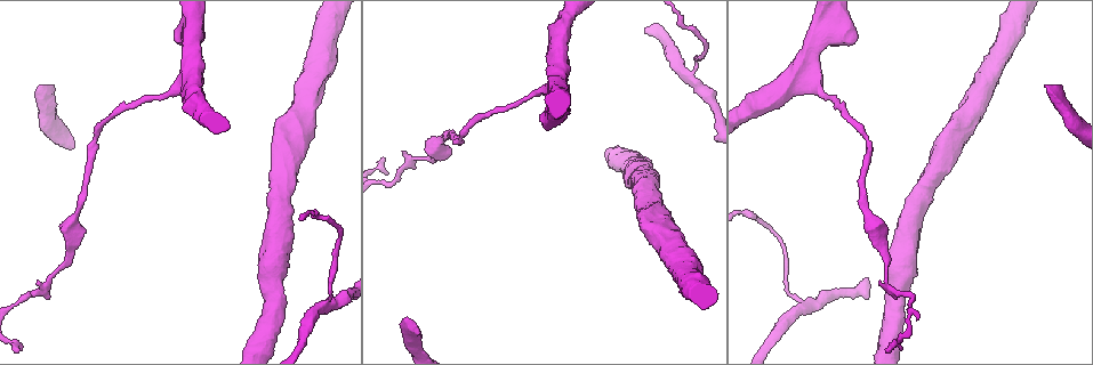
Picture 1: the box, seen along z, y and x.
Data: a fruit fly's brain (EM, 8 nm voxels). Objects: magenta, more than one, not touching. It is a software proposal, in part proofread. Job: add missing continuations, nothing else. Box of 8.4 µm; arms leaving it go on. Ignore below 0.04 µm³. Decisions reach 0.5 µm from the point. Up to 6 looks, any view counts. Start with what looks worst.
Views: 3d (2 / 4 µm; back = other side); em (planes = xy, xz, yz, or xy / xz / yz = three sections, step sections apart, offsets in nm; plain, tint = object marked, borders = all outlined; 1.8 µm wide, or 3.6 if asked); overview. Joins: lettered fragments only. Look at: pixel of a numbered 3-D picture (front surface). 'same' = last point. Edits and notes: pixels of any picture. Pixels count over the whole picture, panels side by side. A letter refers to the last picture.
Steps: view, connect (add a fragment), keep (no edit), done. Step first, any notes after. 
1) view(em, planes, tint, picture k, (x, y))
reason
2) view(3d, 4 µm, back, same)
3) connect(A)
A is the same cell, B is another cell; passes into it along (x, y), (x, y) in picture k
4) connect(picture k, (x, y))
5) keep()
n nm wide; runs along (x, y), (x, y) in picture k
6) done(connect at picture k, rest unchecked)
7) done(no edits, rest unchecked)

view(3d, 4 µm, picture 1, (404, 319))
free end

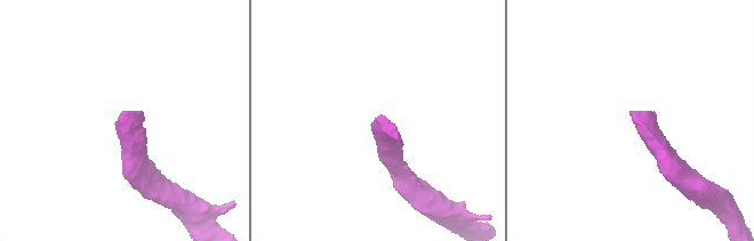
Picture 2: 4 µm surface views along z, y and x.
view(em, planes, borders, picture 2, (378, 117))
shape alone is not enough

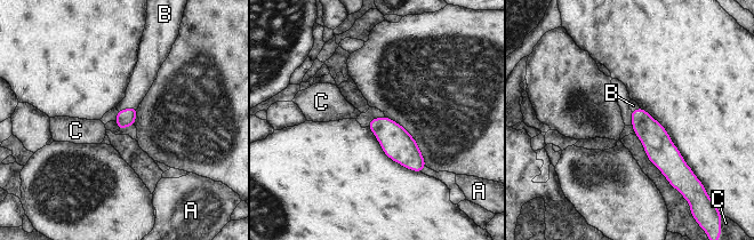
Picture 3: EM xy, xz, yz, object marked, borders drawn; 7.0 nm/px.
connect(B)
B touches over 150 nm; B is the same cell, A and C are other cells; passes into it along (125, 118), (127, 109), (141, 81) in picture 3; the neuron continues

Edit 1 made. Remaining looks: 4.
view(3d, 4 µm, picture 1, (698, 83))
a fork

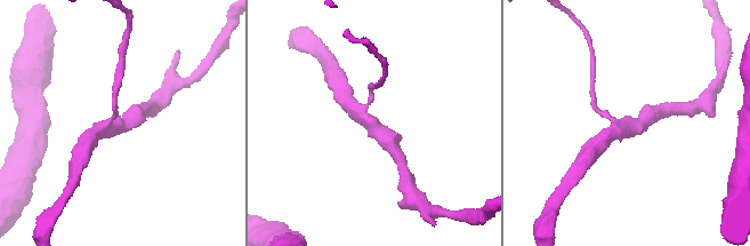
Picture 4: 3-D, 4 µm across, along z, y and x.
view(em, planes, tint, picture 4, (373, 125))
3 arms

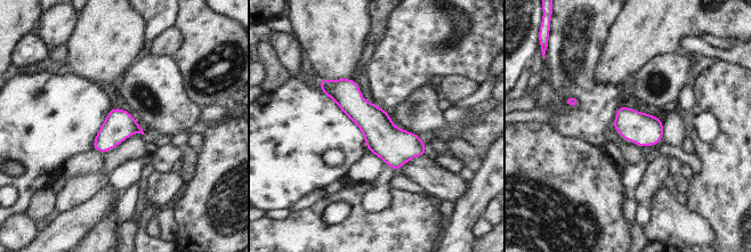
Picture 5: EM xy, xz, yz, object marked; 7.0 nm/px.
view(em, planes, borders, same)
what lies round it

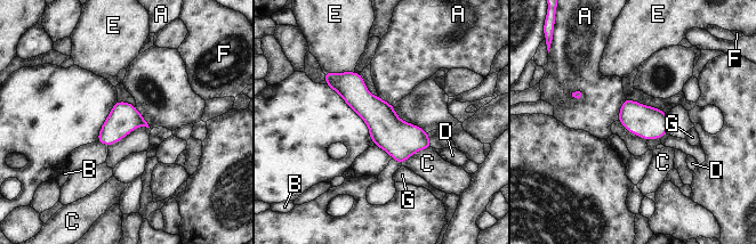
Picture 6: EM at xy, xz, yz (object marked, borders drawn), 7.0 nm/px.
keep()
220 nm wide; C touches over 260 nm; A, B, C, D, E, F and G are other cells; no lettered fragment goes on from it

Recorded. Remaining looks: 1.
done(connect at picture 3, rest unchecked)

